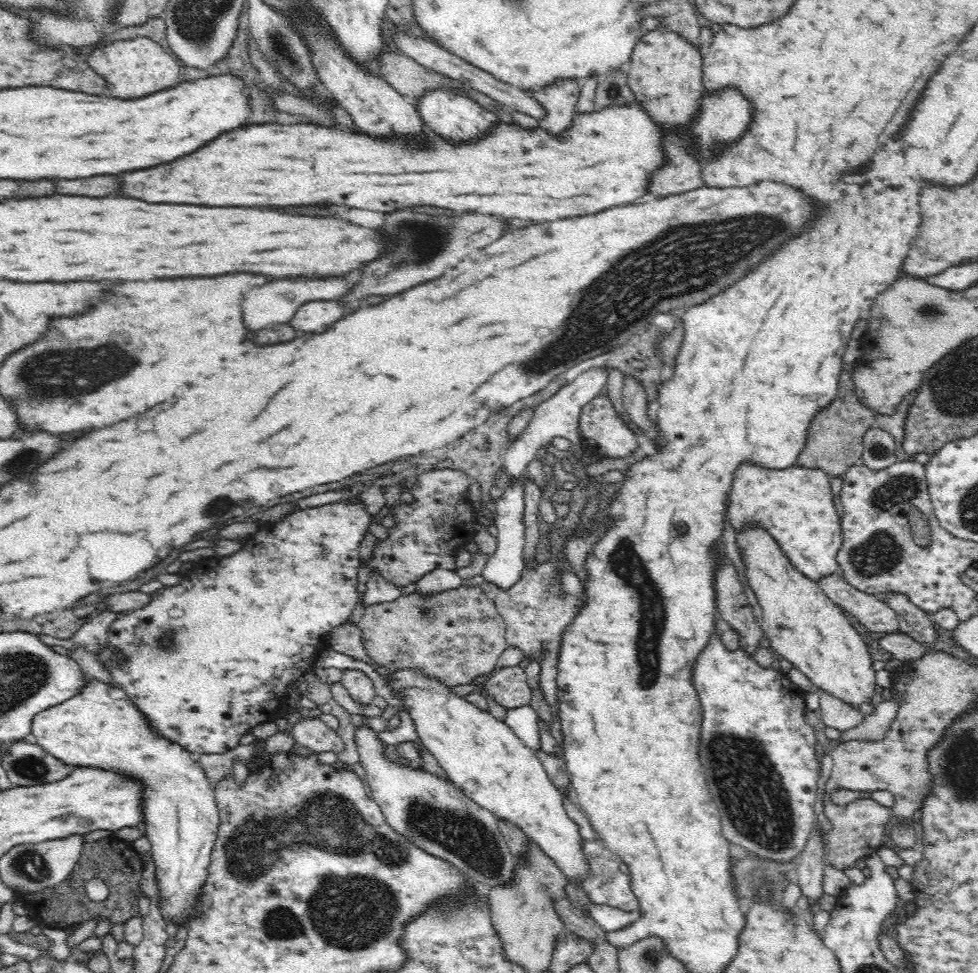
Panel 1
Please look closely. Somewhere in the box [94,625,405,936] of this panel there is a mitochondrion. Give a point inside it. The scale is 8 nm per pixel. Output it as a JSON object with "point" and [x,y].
{"point":[244,848]}

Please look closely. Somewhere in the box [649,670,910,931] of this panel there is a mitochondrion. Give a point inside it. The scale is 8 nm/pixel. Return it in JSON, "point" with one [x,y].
{"point":[740,771]}

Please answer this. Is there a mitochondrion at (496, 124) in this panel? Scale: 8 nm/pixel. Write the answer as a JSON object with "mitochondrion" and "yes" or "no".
{"mitochondrion":"no"}

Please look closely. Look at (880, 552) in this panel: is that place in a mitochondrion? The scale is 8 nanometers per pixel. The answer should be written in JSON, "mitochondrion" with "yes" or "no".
{"mitochondrion":"yes"}

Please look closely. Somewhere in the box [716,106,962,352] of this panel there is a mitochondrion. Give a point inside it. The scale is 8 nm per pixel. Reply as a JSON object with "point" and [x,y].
{"point":[926,309]}

